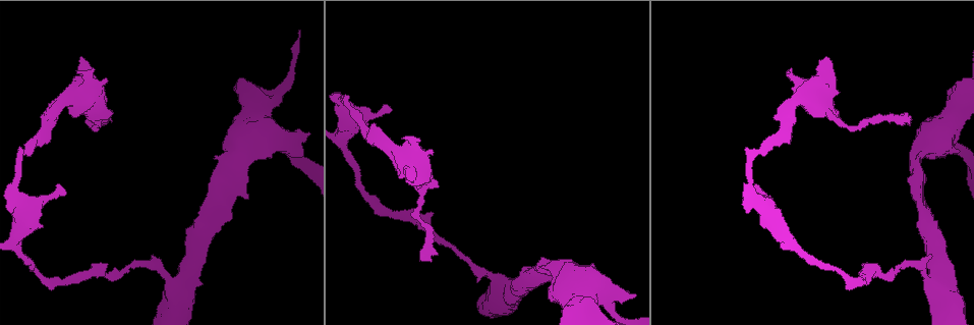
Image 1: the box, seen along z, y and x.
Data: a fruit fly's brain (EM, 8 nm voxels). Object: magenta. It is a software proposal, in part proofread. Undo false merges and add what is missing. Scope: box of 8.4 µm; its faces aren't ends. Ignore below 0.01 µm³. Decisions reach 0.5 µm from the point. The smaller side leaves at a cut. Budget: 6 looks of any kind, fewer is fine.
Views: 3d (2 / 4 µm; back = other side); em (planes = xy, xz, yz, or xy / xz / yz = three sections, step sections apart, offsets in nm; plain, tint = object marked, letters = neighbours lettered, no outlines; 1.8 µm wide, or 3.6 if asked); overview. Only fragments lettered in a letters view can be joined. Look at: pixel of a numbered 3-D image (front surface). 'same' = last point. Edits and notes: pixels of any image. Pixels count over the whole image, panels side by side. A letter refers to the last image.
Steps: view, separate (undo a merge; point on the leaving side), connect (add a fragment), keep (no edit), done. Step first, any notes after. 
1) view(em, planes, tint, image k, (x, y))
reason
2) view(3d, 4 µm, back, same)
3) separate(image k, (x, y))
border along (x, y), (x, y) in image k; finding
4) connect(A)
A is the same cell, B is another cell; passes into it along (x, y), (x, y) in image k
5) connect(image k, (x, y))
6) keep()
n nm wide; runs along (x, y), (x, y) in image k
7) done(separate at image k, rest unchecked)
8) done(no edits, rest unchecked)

view(em, planes, plain, image 1, (301, 157))
branch stops here

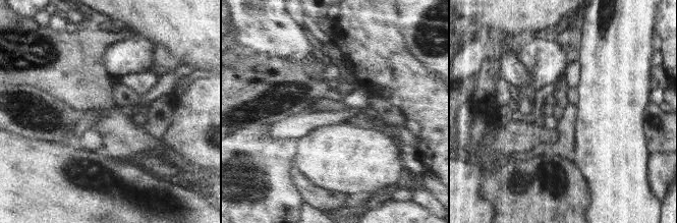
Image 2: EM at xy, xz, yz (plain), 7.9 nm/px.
view(em, planes, letters, same)
what lies round it

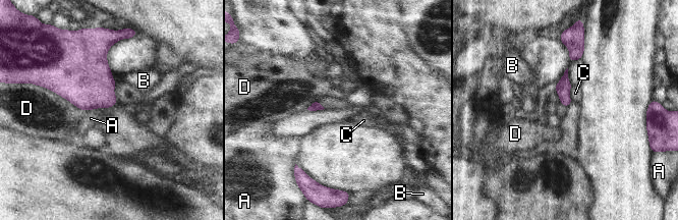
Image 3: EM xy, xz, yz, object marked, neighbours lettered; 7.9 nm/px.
keep()
D touches over 380 nm; A, B, C and D are other cells; no lettered fragment goes on from it

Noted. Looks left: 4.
view(em, 3.6 µm, planes, letters, image 1, (908, 123))
long arm stops here

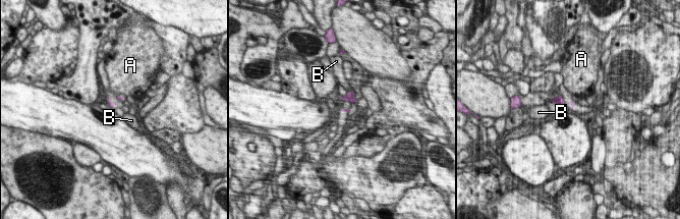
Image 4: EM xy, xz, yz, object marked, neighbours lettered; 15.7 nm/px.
keep()
A and B are other cells; border along (352, 90), (348, 92) in image 4; none of them fits

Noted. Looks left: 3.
view(em, planes, letters, image 1, (55, 185))
an open end

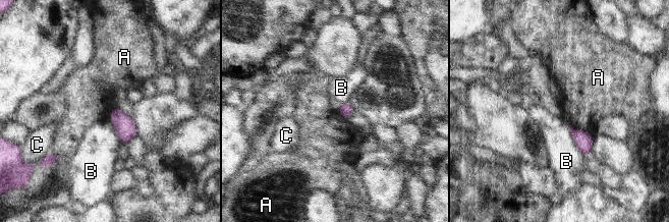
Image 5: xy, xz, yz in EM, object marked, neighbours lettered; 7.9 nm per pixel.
keep()
B touches over 280 nm; A, B and C are other cells; border along (568, 124), (592, 136) in image 5; none of them fits

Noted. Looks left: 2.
done(no edits, rest unchecked)

